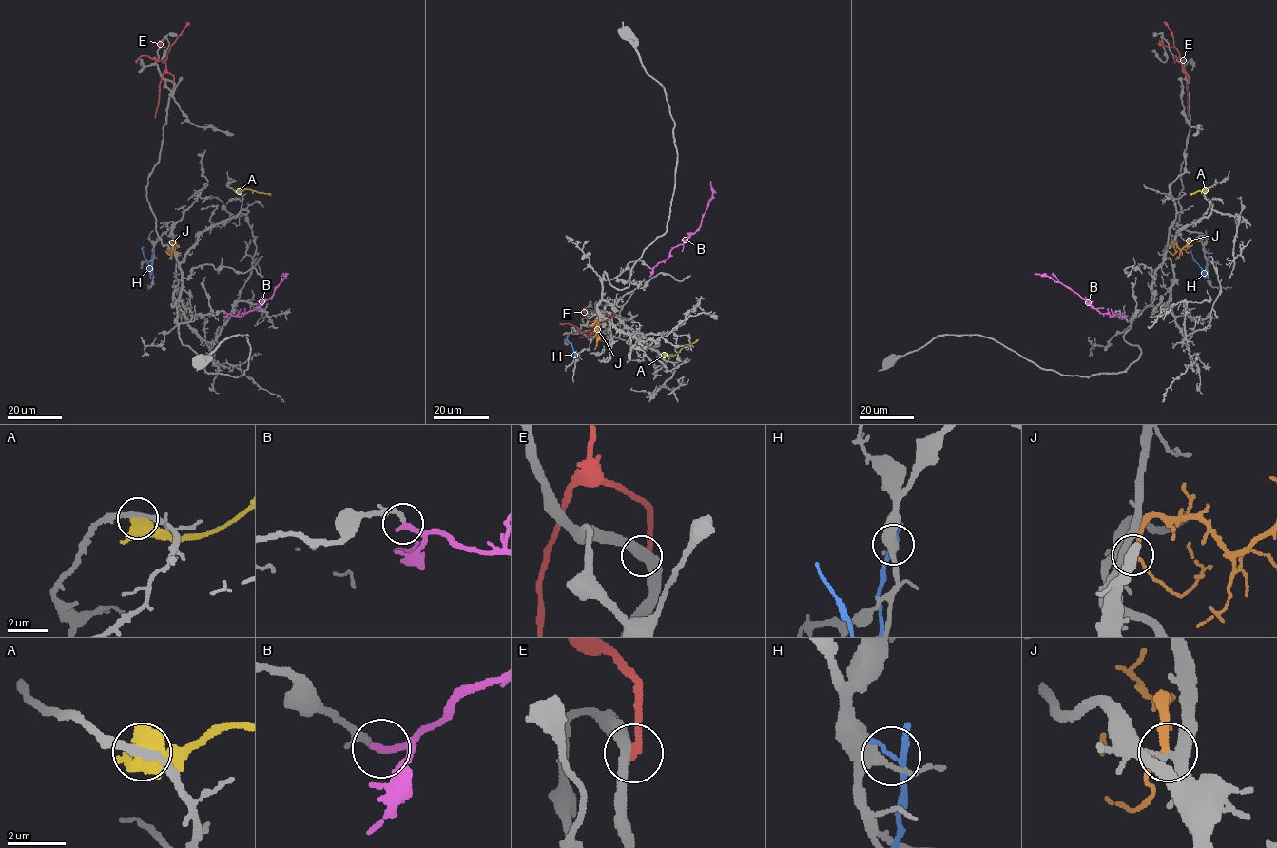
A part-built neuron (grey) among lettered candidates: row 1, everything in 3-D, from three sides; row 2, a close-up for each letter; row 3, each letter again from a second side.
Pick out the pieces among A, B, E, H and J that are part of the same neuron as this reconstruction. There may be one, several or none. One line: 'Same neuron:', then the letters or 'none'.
Same neuron: B, J

